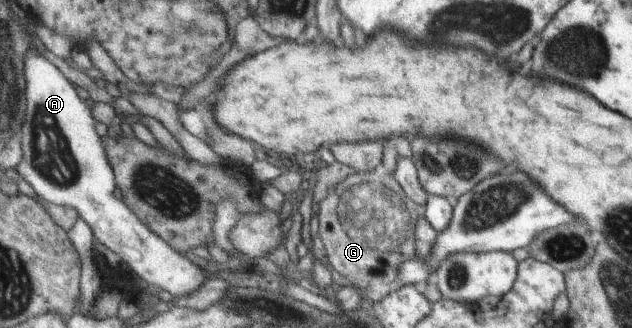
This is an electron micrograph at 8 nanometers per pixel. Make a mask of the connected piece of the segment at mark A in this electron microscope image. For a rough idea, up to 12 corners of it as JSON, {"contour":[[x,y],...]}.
{"contour":[[37,50],[16,168],[165,295],[211,274],[122,198],[89,106]]}

